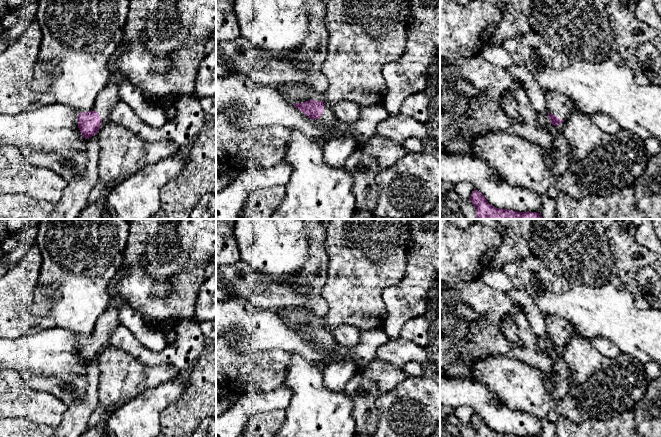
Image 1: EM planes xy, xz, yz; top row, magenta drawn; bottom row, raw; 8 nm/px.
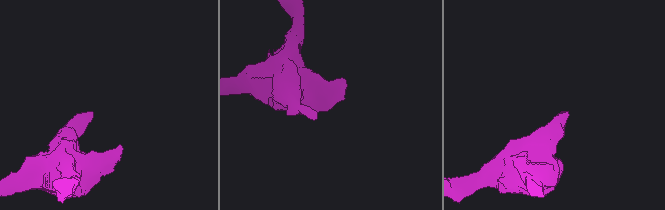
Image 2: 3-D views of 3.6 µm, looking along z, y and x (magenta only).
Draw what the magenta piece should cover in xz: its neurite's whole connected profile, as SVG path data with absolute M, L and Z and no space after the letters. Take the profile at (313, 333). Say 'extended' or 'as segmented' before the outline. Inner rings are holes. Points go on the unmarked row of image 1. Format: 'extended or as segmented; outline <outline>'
extended; outline M311 323L304 327L296 327L294 330L309 342L323 349L342 350L331 331L326 329L323 325L315 325Z

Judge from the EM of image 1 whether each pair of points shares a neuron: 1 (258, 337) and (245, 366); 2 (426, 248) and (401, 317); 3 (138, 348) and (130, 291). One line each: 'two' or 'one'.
1: two
2: one
3: two

